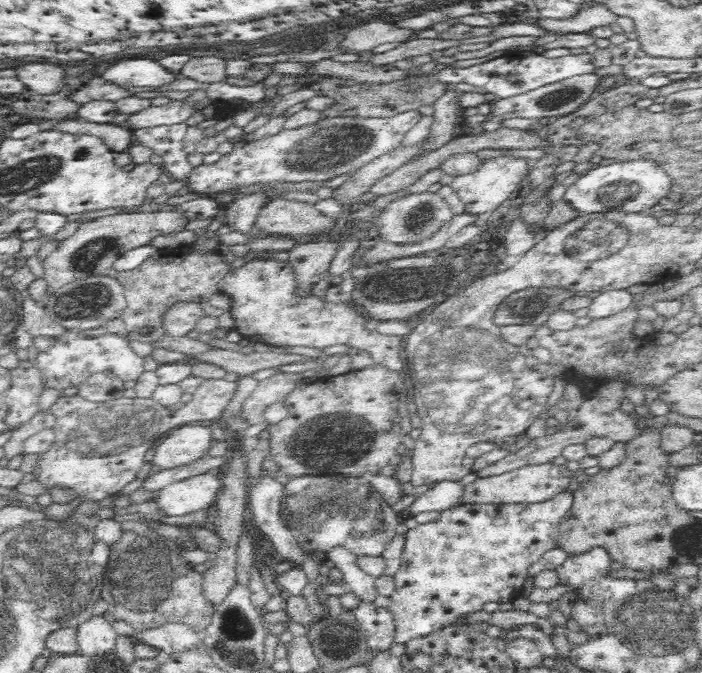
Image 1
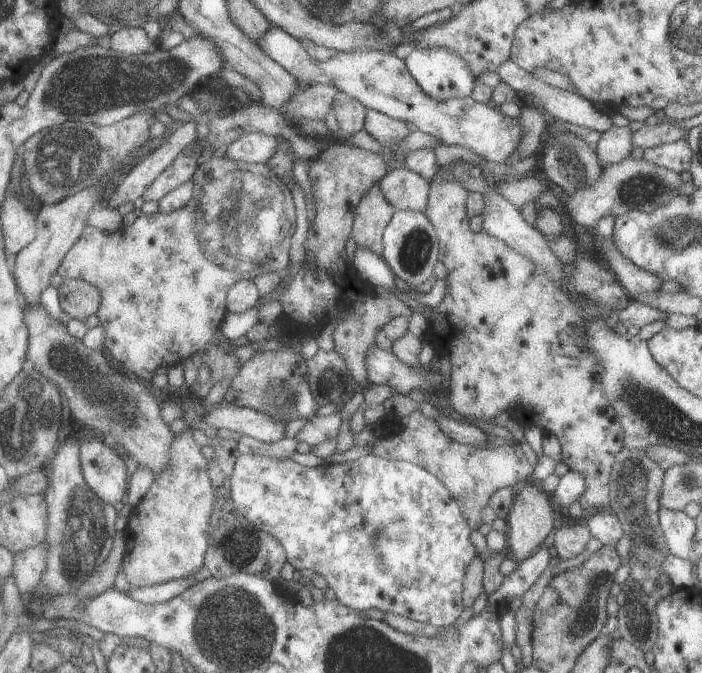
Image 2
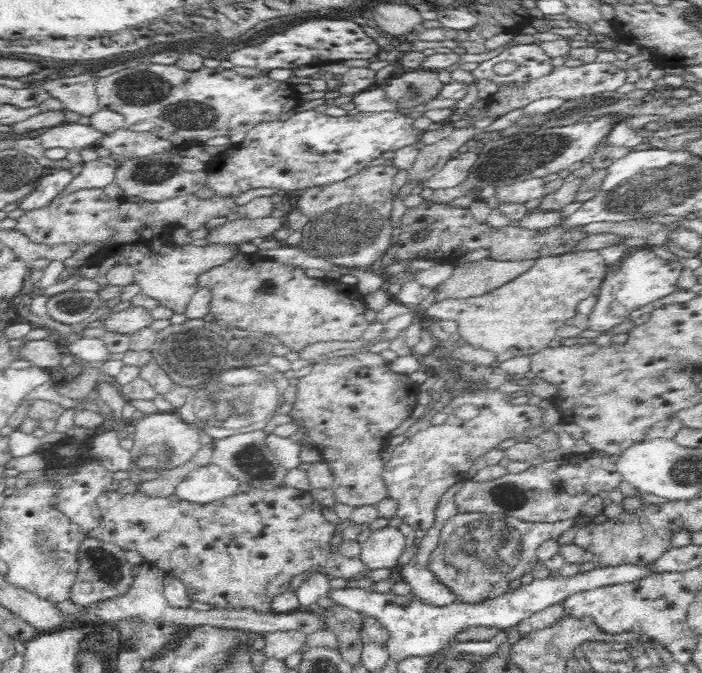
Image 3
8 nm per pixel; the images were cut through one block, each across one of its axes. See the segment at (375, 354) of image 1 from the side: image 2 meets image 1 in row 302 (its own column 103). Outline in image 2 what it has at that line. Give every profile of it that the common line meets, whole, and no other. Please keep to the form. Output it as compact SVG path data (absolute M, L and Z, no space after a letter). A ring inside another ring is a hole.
M212 157L196 168L194 177L194 190L188 203L179 210L170 212L170 214L144 214L137 218L130 225L121 225L115 232L106 232L94 226L86 226L82 238L72 246L72 250L68 252L68 256L64 260L59 270L59 275L64 279L84 279L90 284L94 284L100 288L102 292L102 306L96 313L99 319L99 325L103 327L105 351L110 352L114 356L114 360L120 364L122 368L126 368L132 376L140 378L142 381L150 382L154 378L156 368L158 366L168 366L169 368L177 363L185 361L187 358L201 353L203 362L208 364L208 368L212 370L210 376L213 380L222 380L222 378L230 378L239 372L242 366L238 356L234 354L234 342L228 340L226 336L222 336L222 340L218 340L218 330L222 329L225 324L226 316L229 316L229 295L230 288L234 284L242 280L253 280L257 276L266 273L286 274L290 268L290 248L294 248L294 236L298 236L298 196L294 196L294 192L290 192L286 184L282 183L282 176L278 176L278 172L274 172L274 168L269 168L265 164L250 164L246 162L236 162L231 159Z

